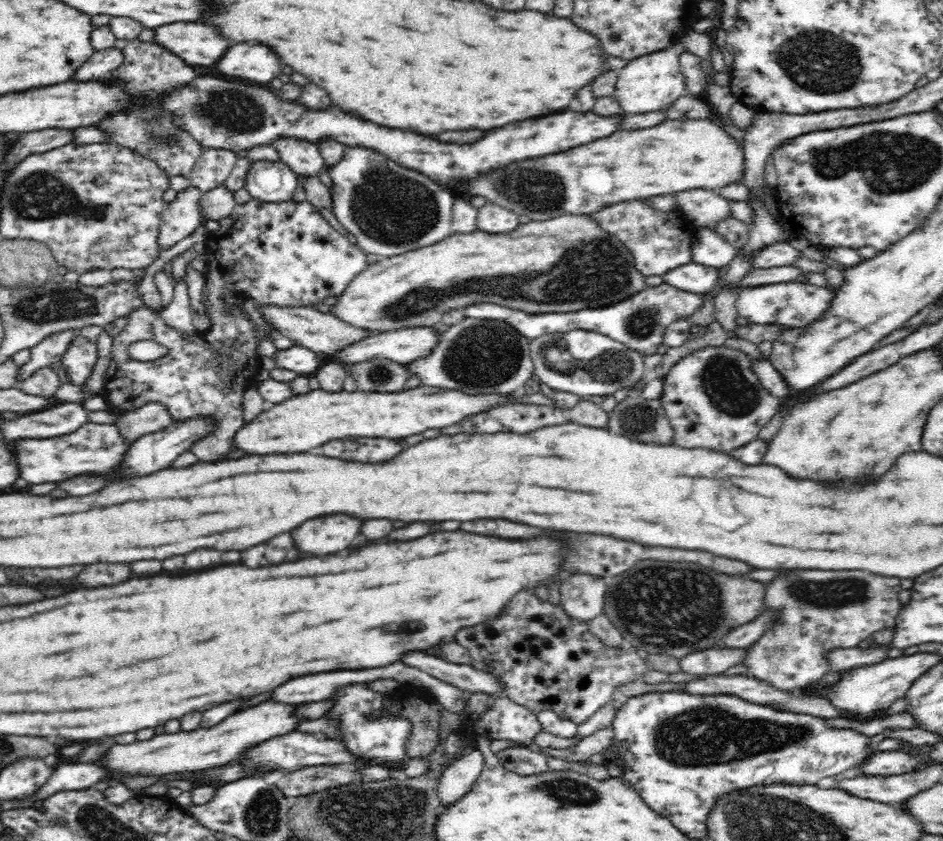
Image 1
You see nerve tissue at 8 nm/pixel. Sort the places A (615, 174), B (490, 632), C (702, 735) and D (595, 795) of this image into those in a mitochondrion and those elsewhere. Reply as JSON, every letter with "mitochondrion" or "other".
{"A":"other","B":"other","C":"mitochondrion","D":"mitochondrion"}

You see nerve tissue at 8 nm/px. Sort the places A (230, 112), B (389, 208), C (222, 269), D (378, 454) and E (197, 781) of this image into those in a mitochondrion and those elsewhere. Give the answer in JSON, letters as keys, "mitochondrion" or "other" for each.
{"A":"mitochondrion","B":"mitochondrion","C":"other","D":"other","E":"other"}

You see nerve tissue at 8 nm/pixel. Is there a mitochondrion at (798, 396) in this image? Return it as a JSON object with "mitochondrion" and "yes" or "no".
{"mitochondrion":"no"}

